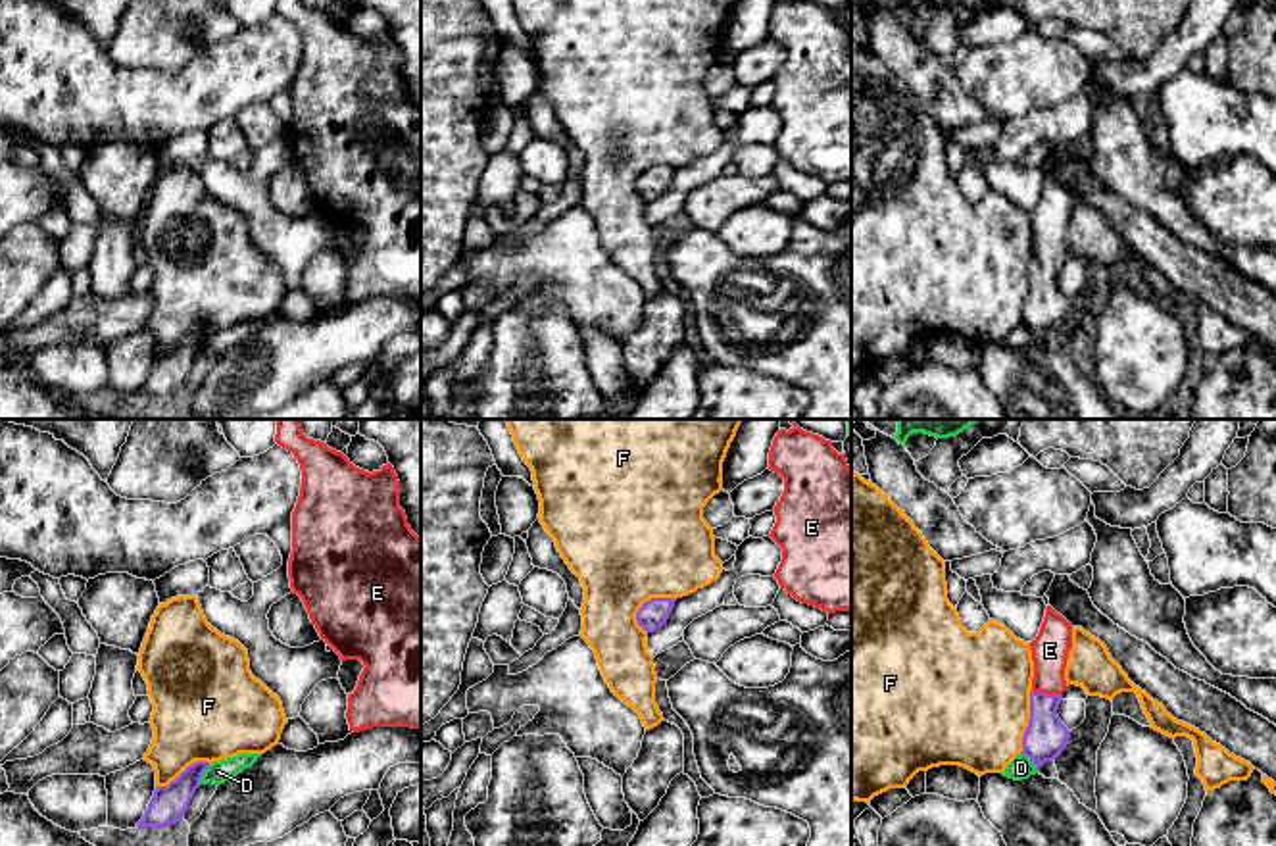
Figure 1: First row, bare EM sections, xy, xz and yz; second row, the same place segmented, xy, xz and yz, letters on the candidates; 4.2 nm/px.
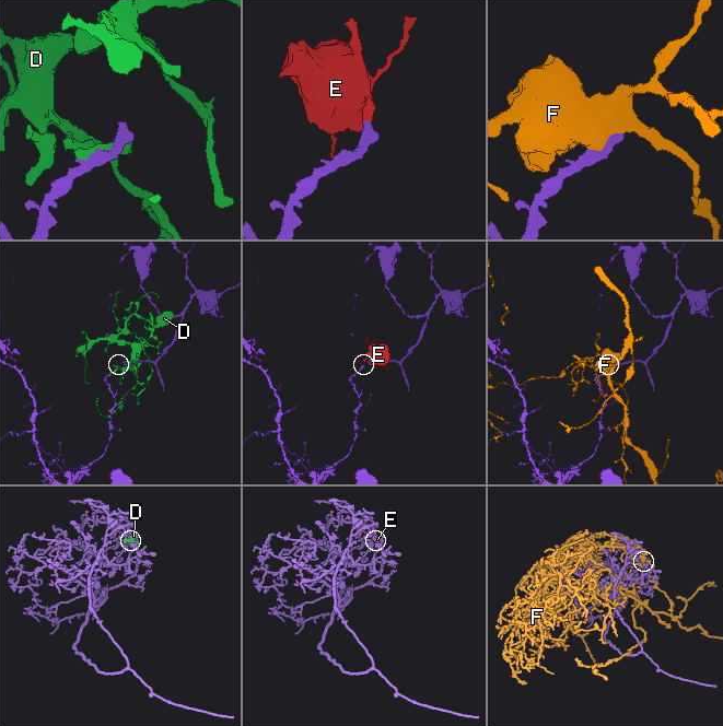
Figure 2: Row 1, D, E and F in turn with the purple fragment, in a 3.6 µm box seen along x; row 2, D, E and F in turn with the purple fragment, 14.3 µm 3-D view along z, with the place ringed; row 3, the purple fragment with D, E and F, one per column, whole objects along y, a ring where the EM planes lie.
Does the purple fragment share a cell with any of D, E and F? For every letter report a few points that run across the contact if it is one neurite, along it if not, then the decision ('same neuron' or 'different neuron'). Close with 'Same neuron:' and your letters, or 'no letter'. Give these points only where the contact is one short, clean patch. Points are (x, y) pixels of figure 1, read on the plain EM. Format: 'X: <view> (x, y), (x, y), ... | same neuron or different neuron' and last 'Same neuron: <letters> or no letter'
D: different neuron
E: yz (1046, 306), (1048, 264), (1050, 220) | same neuron
F: different neuron
Same neuron: E

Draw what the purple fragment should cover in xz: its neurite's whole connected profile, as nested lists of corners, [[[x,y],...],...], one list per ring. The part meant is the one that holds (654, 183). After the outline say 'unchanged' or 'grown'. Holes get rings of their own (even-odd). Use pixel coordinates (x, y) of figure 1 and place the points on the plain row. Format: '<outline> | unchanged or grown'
[[[651,167],[648,171],[642,173],[642,177],[636,183],[636,190],[638,194],[646,200],[646,202],[655,202],[657,198],[661,198],[673,177],[675,177],[675,167]]] | unchanged

